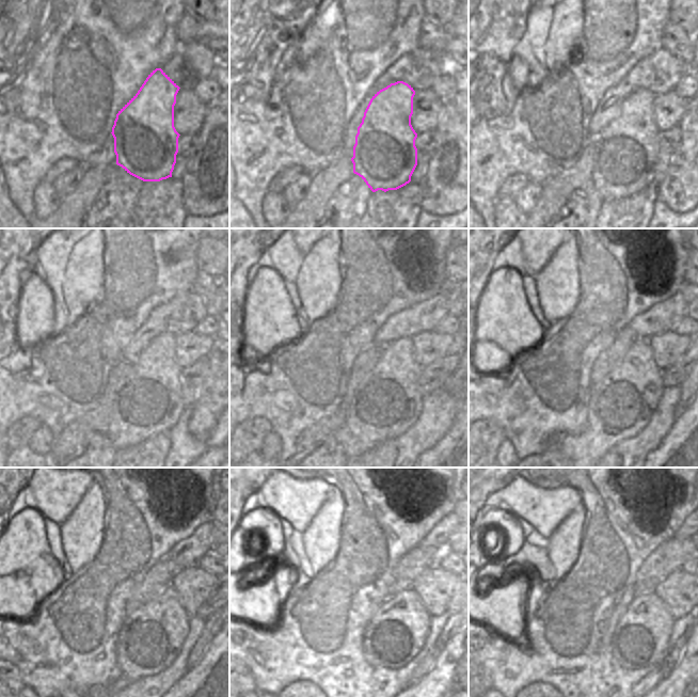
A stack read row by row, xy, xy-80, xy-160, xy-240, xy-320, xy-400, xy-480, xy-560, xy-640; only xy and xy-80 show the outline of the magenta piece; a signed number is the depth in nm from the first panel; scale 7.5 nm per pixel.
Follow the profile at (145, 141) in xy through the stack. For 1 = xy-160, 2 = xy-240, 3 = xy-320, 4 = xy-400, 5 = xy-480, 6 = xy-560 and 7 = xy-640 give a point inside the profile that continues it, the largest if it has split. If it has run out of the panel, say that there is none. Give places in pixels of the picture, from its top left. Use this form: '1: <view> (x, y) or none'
1: xy-160 (625, 151)
2: xy-240 (148, 401)
3: xy-320 (387, 401)
4: xy-400 (622, 404)
5: xy-480 (151, 637)
6: xy-560 (396, 633)
7: xy-640 (641, 637)

